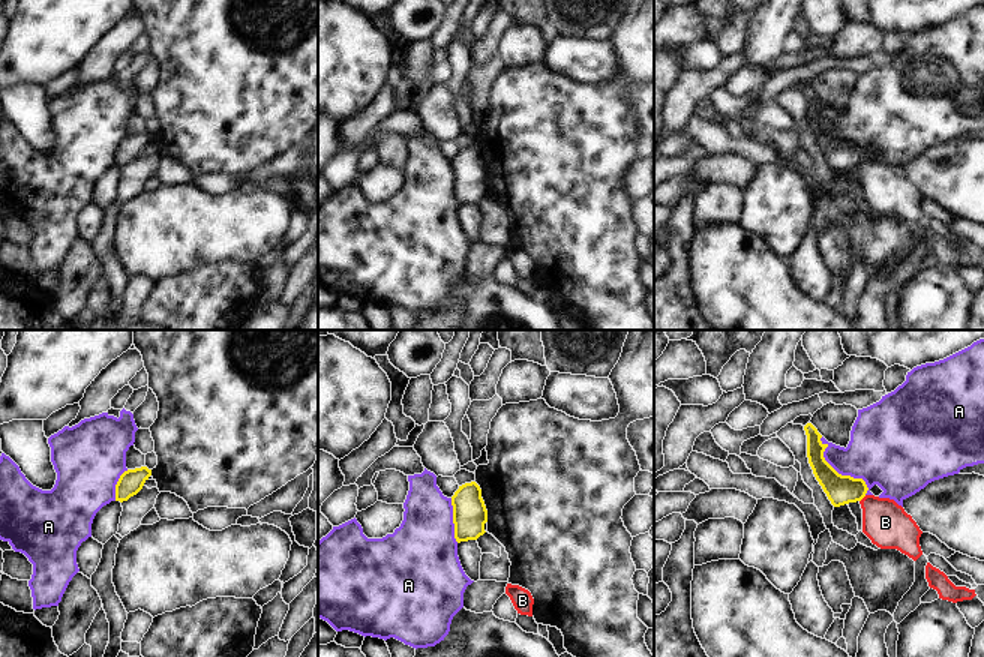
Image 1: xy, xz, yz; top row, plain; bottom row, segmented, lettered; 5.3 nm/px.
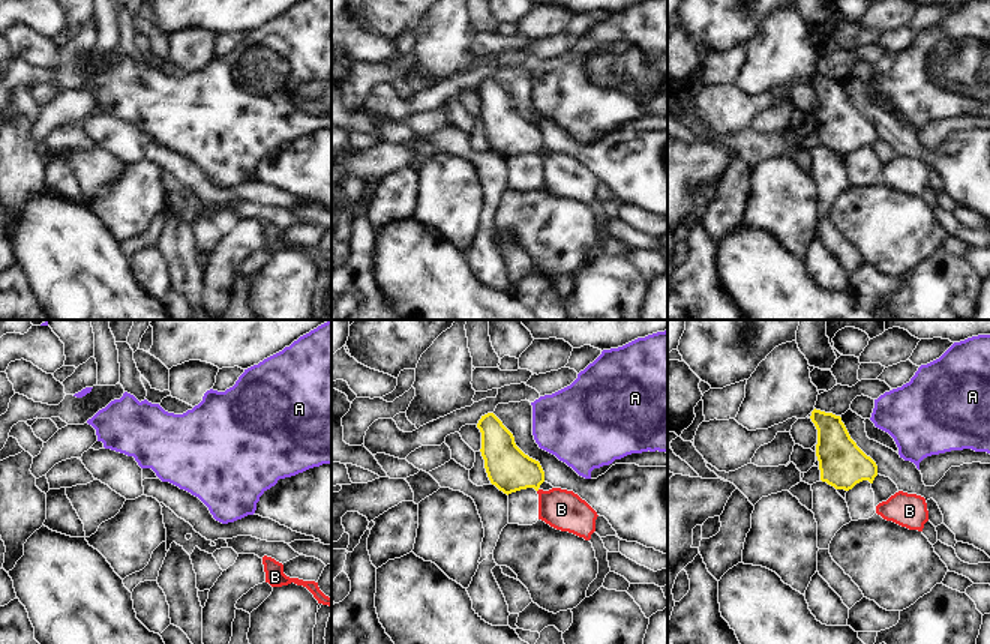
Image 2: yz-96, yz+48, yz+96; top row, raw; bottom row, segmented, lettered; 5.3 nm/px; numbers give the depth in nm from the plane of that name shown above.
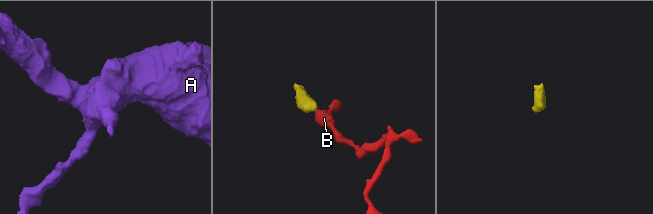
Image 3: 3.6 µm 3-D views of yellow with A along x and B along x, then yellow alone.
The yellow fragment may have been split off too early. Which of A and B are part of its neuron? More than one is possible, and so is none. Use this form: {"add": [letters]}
{"add": ["B"]}

